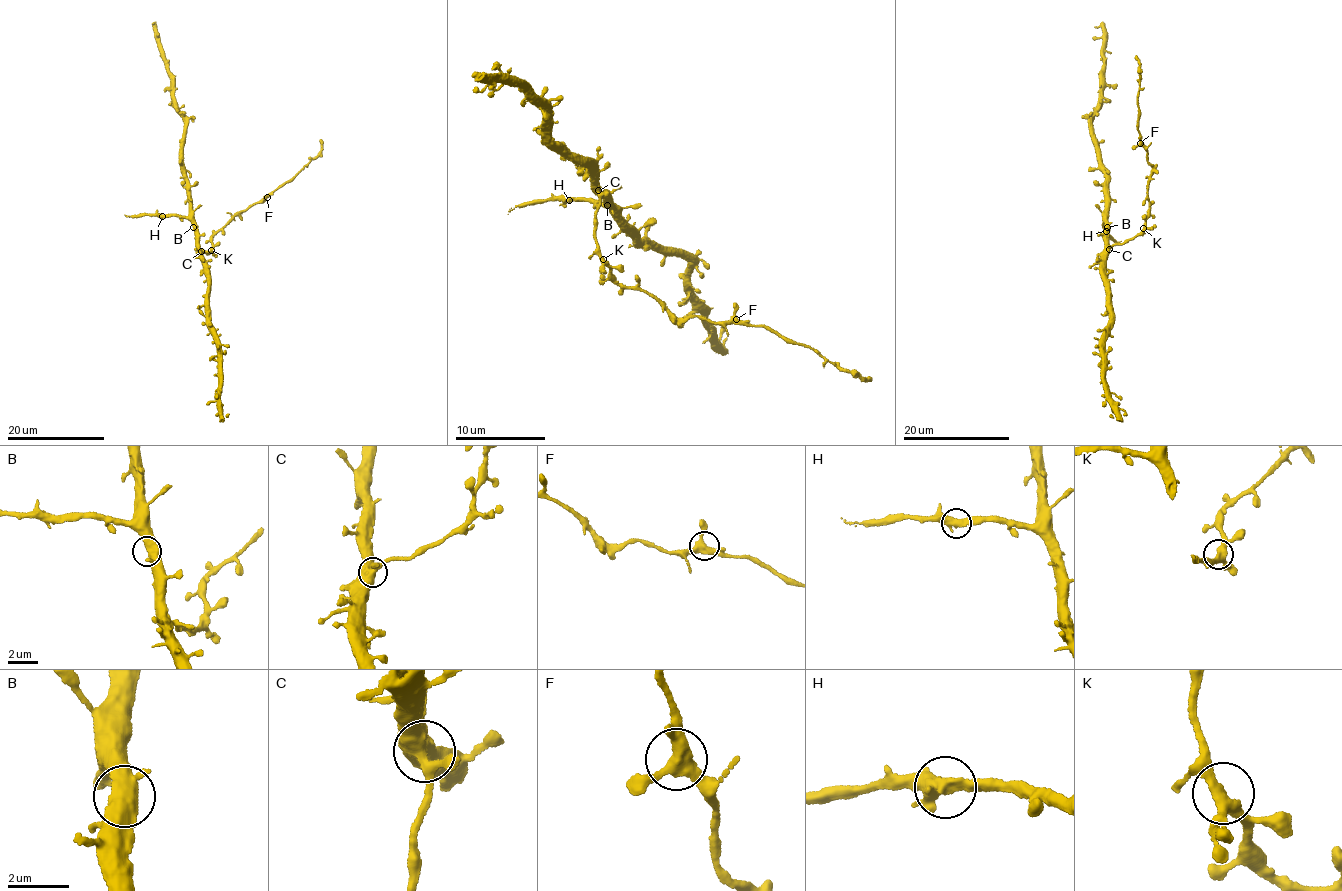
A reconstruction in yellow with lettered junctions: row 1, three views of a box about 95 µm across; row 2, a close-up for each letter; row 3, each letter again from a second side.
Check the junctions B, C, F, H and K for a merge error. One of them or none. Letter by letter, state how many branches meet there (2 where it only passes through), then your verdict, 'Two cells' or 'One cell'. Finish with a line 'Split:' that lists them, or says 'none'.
B: Branches: 3. One cell
C: Branches: 3. One cell
F: Branches: 3. One cell
H: Branches: 3. One cell
K: Branches: 3. One cell
Split: none

